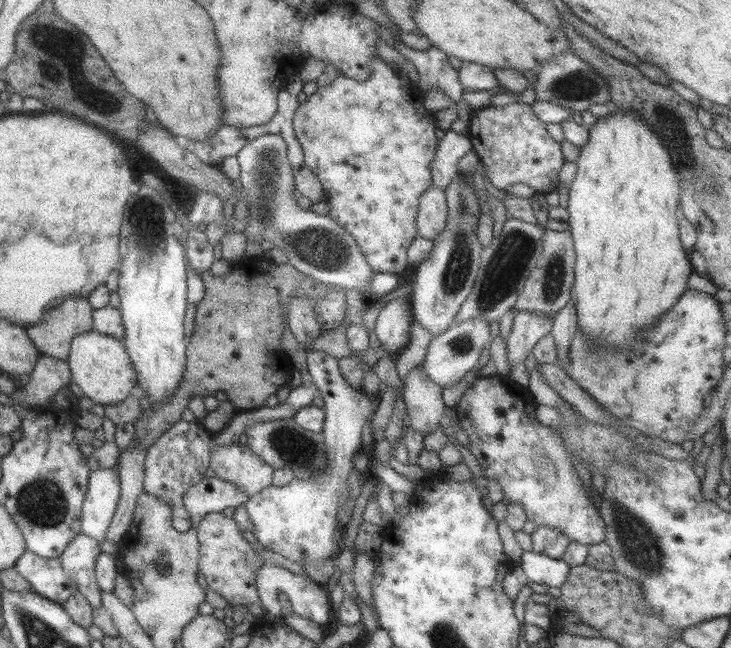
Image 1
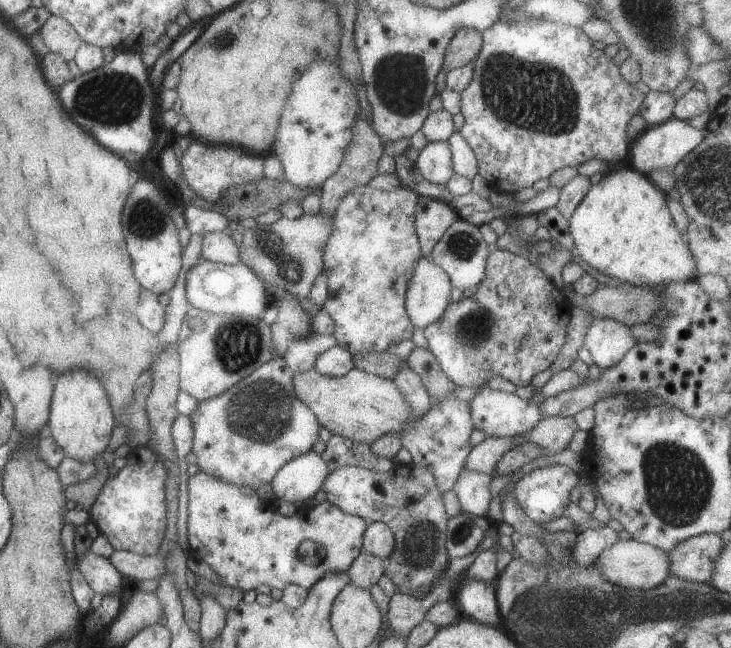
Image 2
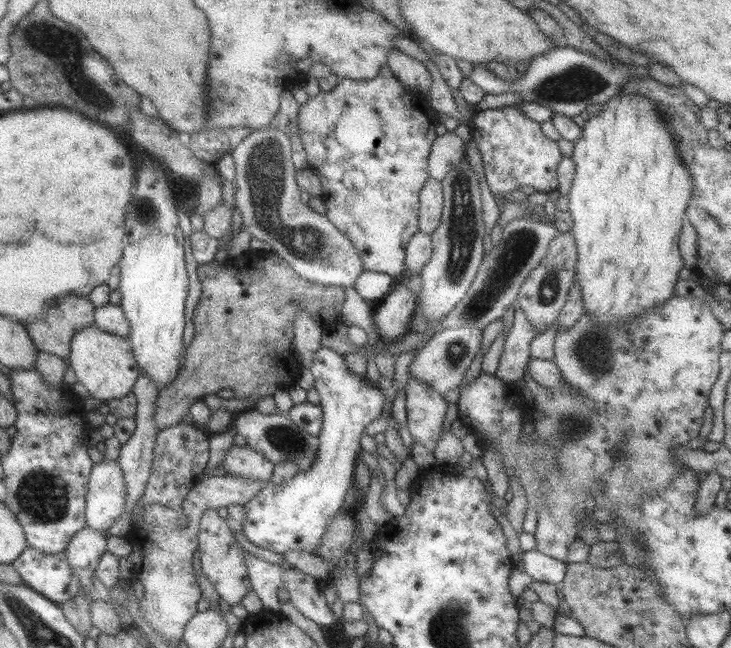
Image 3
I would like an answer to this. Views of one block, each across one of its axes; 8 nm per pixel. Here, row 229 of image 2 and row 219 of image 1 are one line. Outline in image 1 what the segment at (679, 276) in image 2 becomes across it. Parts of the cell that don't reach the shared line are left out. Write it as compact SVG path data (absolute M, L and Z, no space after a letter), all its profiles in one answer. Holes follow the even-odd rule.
M617 108L613 110L613 114L609 116L603 116L603 118L597 118L593 125L589 126L588 142L579 146L579 157L575 161L577 165L577 172L575 178L571 182L571 186L568 189L568 204L566 212L569 218L569 232L572 236L572 243L576 254L576 261L574 264L574 284L572 287L572 298L575 300L575 316L577 316L577 326L581 330L581 334L591 340L591 342L598 342L594 346L600 346L600 342L607 342L605 346L613 346L613 348L619 348L619 346L629 346L643 328L651 328L659 316L663 312L667 312L675 302L677 298L681 297L688 288L688 277L693 273L687 253L683 251L683 247L680 243L678 235L678 200L680 189L678 186L678 177L675 170L672 168L667 150L660 142L659 134L655 134L641 118L637 112L629 112L629 110L621 110Z

